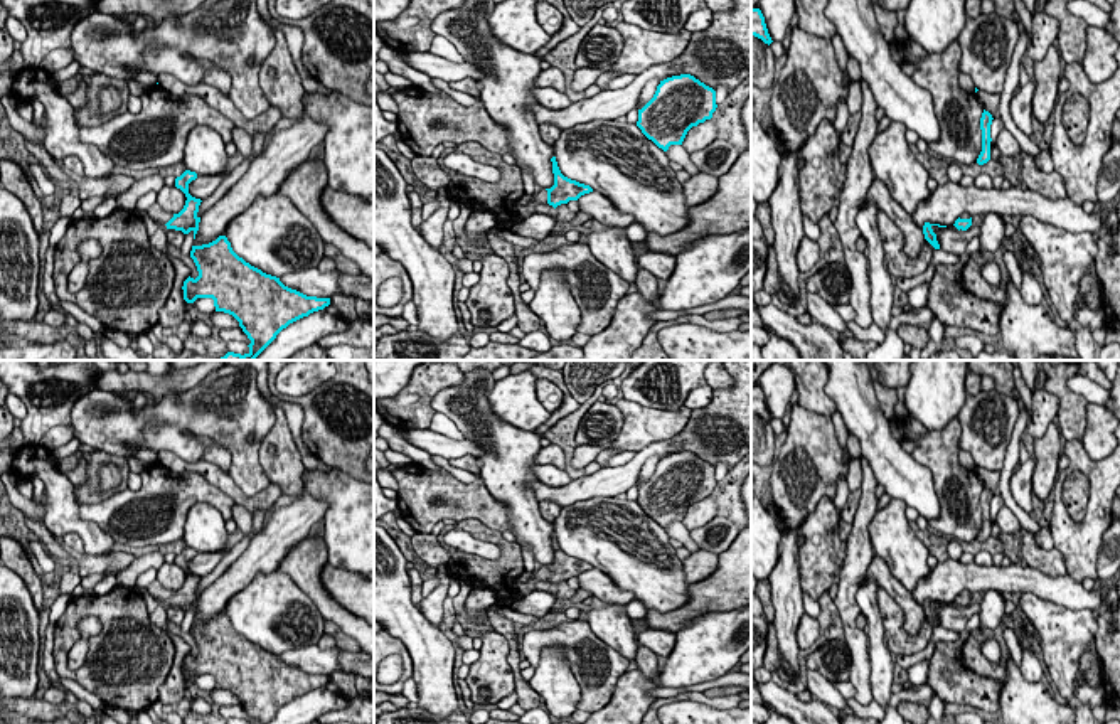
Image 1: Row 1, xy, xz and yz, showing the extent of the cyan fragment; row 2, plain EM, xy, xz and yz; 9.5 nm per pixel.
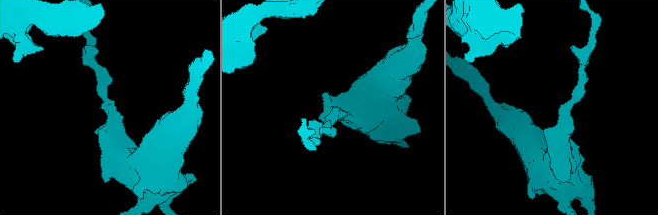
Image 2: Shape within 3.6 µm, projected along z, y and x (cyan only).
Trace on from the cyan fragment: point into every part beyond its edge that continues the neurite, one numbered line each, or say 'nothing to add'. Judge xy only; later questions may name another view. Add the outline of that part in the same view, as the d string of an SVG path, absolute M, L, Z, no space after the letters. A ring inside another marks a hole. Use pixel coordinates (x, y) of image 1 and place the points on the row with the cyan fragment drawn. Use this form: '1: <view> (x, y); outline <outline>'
1: xy (155, 212); outline M153 204L148 210L147 210L147 214L155 221L155 222L158 222L158 224L167 224L172 217L173 217L173 214L170 214L170 212L165 212L160 205L157 205L157 204Z

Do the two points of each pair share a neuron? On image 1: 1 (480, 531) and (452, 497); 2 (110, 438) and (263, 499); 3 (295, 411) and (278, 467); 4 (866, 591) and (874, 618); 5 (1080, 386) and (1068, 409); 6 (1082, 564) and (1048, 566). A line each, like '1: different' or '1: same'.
1: different
2: different
3: different
4: same
5: different
6: different

